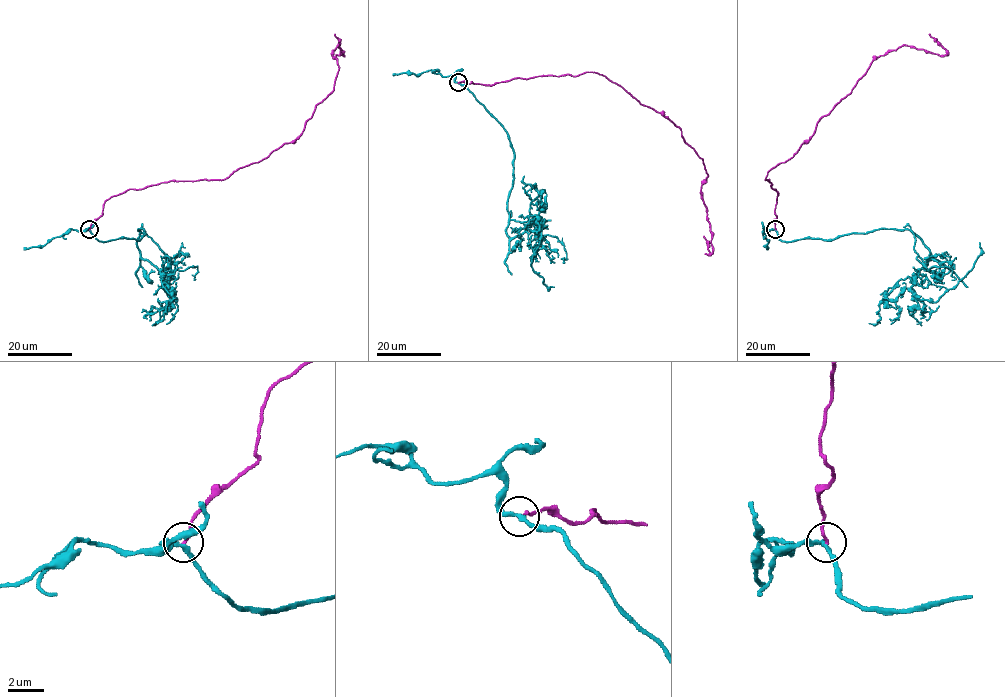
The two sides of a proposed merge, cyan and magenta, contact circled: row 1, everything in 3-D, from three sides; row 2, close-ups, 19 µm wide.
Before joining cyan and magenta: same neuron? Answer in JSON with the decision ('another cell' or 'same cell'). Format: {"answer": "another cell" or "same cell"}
{"answer": "another cell"}

